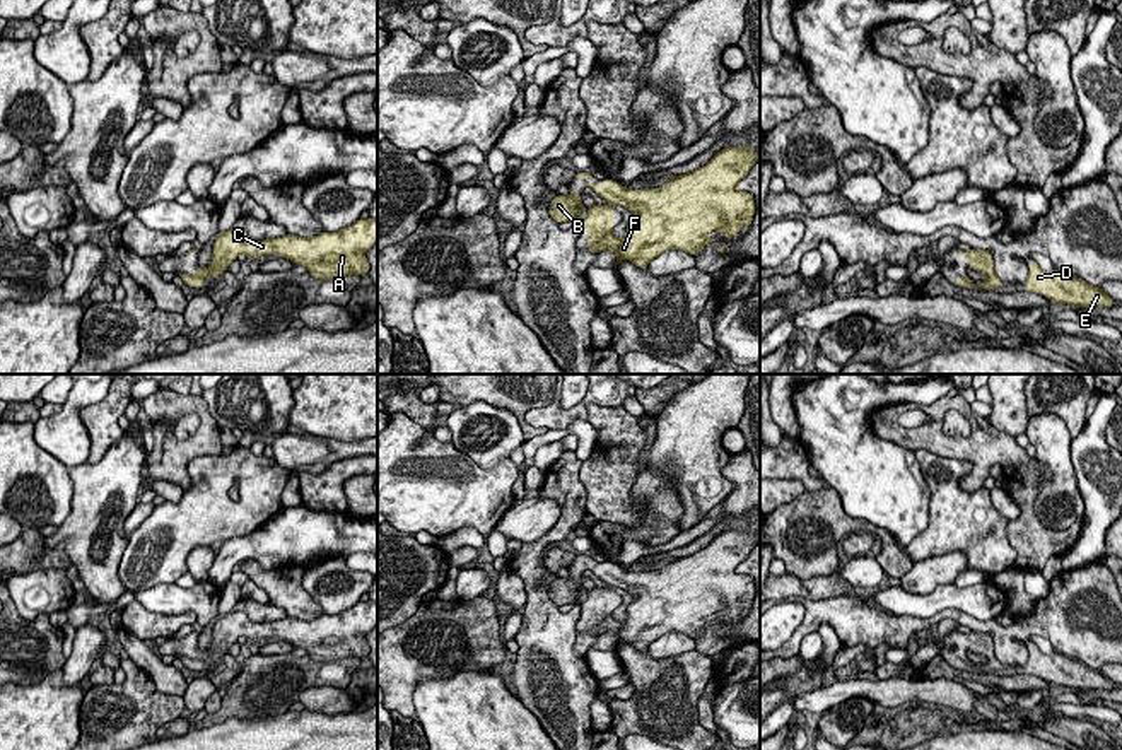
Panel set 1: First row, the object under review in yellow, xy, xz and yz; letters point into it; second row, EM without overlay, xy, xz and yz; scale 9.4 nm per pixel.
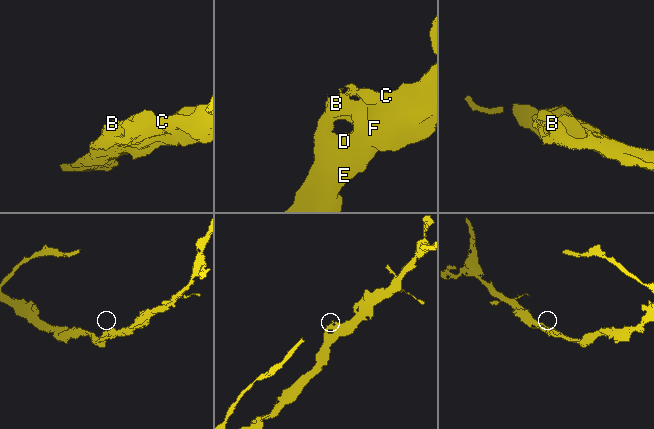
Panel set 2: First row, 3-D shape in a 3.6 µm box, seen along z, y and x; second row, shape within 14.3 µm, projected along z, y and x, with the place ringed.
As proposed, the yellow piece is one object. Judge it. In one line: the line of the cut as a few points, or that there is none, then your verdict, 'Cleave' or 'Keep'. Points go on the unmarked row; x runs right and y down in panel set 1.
No split. Keep

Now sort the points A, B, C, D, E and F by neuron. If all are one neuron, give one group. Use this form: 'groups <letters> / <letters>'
groups A B C D E F

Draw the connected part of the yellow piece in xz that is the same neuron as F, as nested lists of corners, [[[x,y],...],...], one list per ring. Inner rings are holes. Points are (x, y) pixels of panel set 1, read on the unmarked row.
[[[726,530],[705,548],[669,562],[661,571],[632,572],[615,562],[587,567],[610,588],[594,586],[581,601],[581,576],[557,577],[550,584],[550,600],[562,605],[579,605],[587,620],[587,634],[598,637],[613,632],[615,651],[628,642],[646,653],[668,632],[681,632],[697,639],[714,622],[707,617],[719,612],[721,618],[734,620],[750,610],[755,600],[755,581],[738,571],[750,552],[760,543],[755,530]],[[613,588],[632,593],[635,600],[627,608],[627,618],[615,620]]]

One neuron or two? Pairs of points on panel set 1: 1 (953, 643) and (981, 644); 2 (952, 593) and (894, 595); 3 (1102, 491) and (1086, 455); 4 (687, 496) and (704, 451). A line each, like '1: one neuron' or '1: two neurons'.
1: one neuron
2: one neuron
3: one neuron
4: one neuron

